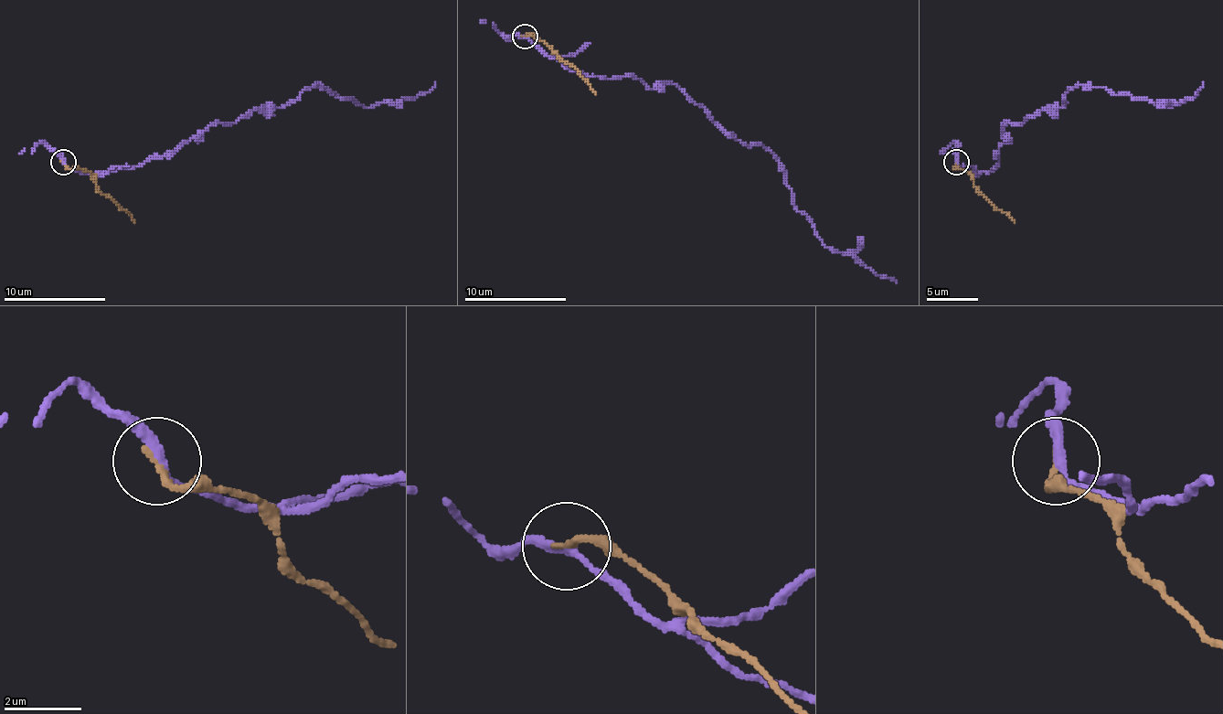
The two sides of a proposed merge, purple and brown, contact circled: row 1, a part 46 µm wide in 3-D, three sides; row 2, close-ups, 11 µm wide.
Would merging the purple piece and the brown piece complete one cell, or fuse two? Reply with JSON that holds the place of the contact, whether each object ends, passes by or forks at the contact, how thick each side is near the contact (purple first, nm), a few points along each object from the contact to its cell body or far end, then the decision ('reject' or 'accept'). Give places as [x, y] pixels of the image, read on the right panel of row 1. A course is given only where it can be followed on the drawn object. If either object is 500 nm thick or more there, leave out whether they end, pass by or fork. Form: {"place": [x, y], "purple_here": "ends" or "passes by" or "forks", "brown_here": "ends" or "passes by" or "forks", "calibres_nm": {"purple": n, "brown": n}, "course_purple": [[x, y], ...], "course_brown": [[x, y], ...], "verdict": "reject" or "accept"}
{"place": [956, 162], "purple_here": "passes by", "brown_here": "ends", "calibres_nm": {"purple": 240, "brown": 170}, "course_purple": [[955, 161], [991, 171], [1004, 125], [1058, 110], [1083, 85], [1167, 108], [1203, 82]], "course_brown": [[955, 161], [955, 169], [963, 169], [973, 186], [1015, 222]], "verdict": "reject"}

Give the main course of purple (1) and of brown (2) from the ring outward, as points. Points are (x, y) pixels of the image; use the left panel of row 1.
1: (63, 161), (88, 174), (142, 166), (203, 131), (274, 110), (318, 85), (366, 108), (412, 100), (435, 82)
2: (63, 161), (70, 169), (86, 169), (96, 186), (134, 222)

